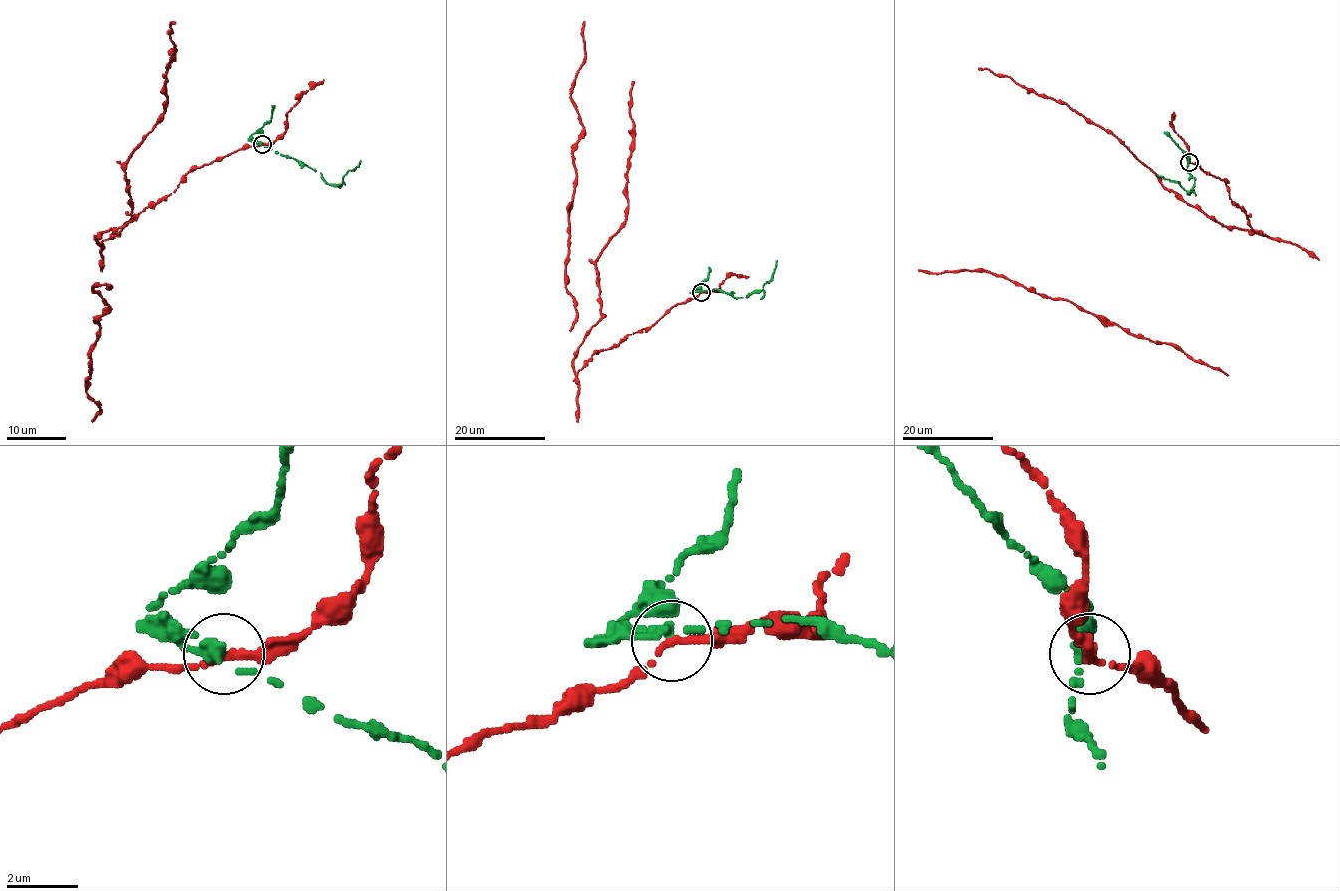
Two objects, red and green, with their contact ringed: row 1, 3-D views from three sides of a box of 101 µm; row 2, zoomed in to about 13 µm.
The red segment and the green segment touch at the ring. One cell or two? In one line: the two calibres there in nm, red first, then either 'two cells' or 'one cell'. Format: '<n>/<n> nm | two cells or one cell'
200/260 nm | two cells

